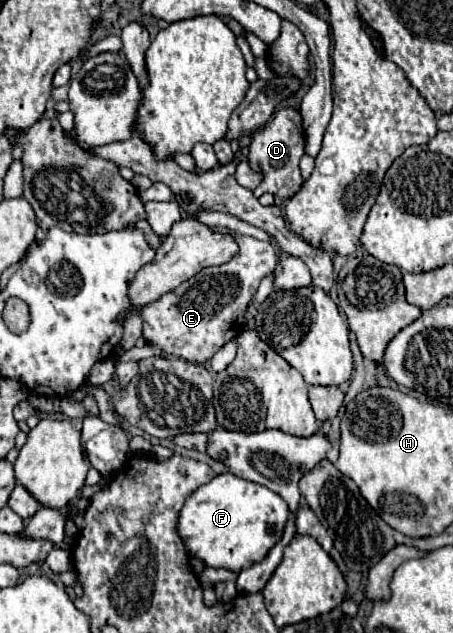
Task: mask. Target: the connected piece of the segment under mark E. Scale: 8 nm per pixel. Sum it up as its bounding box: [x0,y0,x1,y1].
[141,226,277,364]

